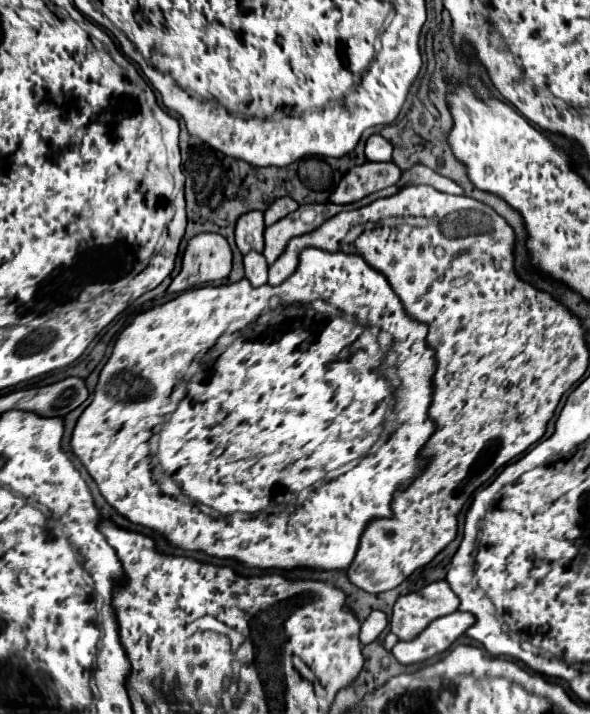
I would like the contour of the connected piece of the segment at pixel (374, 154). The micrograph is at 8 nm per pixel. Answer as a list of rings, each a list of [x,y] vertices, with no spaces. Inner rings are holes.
[[[380,134],[366,140],[366,158],[372,162],[388,162],[392,158],[392,144]]]

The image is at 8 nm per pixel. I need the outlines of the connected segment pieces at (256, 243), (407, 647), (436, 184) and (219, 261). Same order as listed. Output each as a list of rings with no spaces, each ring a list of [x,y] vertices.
[[[248,212],[236,224],[236,246],[242,254],[264,250],[264,214]]]
[[[452,612],[448,616],[436,618],[424,632],[420,632],[410,642],[398,642],[392,648],[394,658],[402,664],[424,662],[436,654],[446,652],[470,626],[474,626],[476,618],[470,612]]]
[[[416,164],[410,170],[406,170],[394,188],[400,190],[408,184],[428,184],[440,192],[446,192],[446,194],[464,194],[460,184],[454,184],[454,180],[450,180],[450,178],[446,178],[446,176],[442,176],[442,174],[438,174],[432,168],[422,166],[422,164]]]
[[[198,234],[188,242],[183,254],[182,268],[166,290],[174,294],[198,286],[224,280],[232,270],[232,250],[218,234]]]

